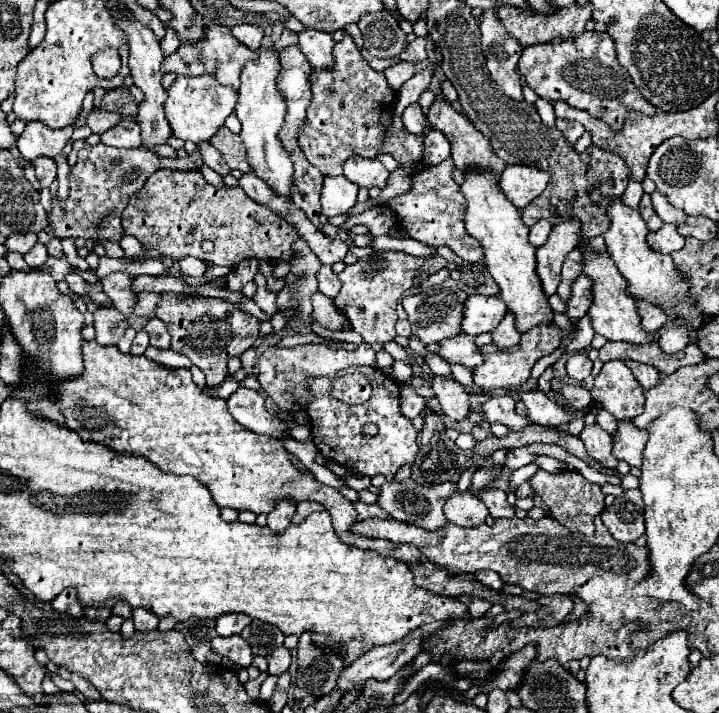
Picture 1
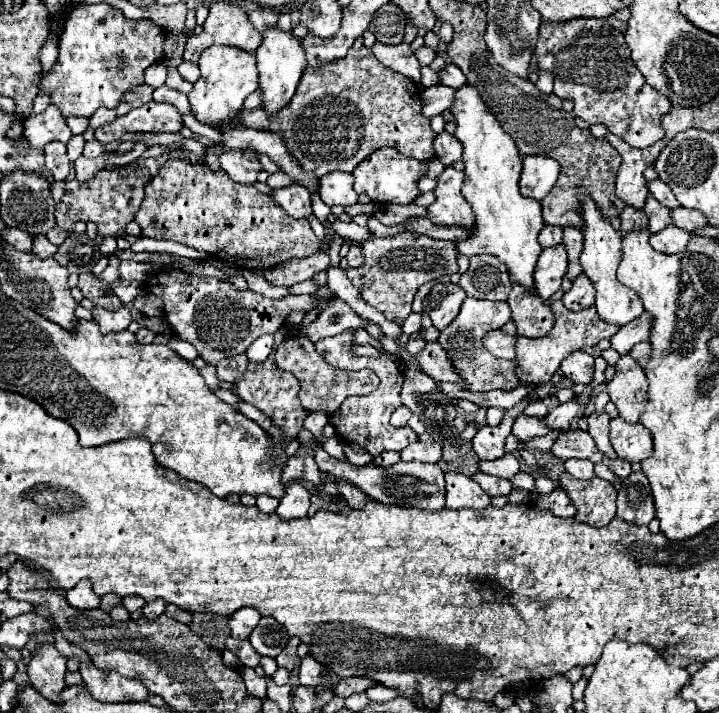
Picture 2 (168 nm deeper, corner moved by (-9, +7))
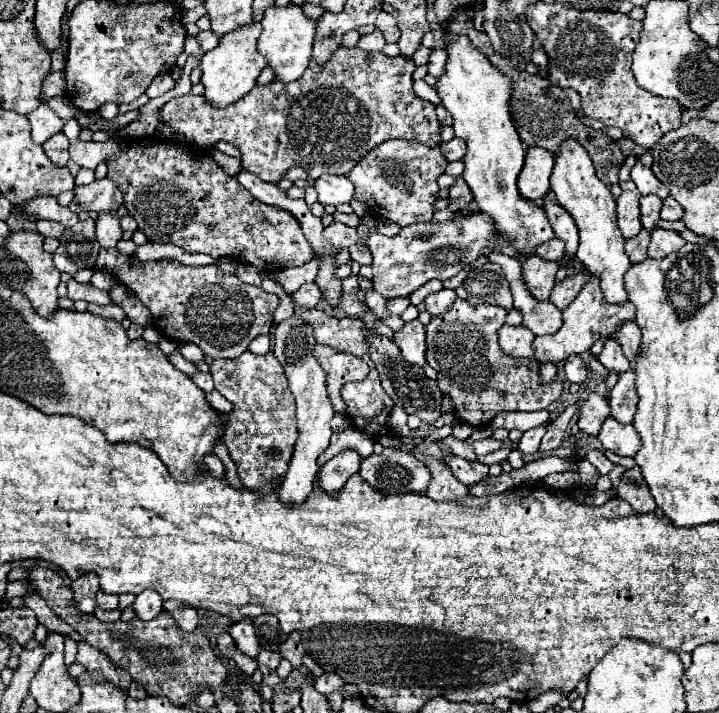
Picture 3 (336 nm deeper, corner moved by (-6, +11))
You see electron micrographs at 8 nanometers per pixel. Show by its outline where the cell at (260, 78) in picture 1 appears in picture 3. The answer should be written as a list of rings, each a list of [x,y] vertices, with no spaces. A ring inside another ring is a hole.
[[[288,4],[288,6],[268,6],[262,18],[262,34],[258,40],[258,50],[262,56],[266,56],[268,66],[274,68],[274,74],[282,82],[298,80],[298,76],[306,70],[308,60],[312,56],[312,44],[316,34],[316,24],[304,16],[302,6]]]

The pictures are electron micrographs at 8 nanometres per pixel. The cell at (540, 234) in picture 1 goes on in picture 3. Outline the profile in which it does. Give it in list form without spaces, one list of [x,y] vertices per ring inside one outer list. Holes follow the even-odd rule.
[[[548,240],[536,248],[536,256],[548,262],[562,262],[564,260],[564,240]]]

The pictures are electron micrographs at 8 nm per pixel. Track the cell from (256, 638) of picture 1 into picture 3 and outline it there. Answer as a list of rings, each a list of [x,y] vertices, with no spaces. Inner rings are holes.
[[[262,614],[258,618],[252,620],[254,628],[256,628],[256,636],[260,640],[260,646],[264,650],[270,650],[270,652],[276,652],[284,640],[288,638],[286,632],[282,632],[276,616],[270,616],[270,614]]]

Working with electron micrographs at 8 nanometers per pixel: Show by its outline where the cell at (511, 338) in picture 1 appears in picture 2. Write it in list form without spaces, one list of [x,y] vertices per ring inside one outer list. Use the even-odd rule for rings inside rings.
[[[513,282],[513,288],[507,298],[511,312],[513,312],[513,322],[517,326],[519,336],[527,338],[541,338],[545,336],[551,326],[553,326],[553,314],[549,306],[535,294],[527,294],[523,286]]]

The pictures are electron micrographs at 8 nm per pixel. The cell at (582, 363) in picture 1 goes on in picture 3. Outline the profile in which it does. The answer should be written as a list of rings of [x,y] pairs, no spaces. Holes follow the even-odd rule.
[[[570,356],[566,362],[564,362],[564,372],[566,372],[566,378],[574,384],[582,384],[586,378],[588,378],[588,364],[580,358],[580,356]]]

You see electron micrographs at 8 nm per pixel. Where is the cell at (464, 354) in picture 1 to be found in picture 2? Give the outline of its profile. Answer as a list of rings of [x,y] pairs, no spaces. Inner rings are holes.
[[[501,330],[487,332],[487,336],[483,336],[483,348],[487,348],[497,358],[513,360],[515,358],[515,336],[503,334]]]

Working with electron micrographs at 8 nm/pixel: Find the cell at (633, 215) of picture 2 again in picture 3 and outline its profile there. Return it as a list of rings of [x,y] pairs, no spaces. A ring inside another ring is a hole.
[[[640,230],[640,234],[632,240],[626,240],[626,254],[630,258],[632,264],[644,262],[644,258],[648,258],[648,244],[650,244],[650,232],[648,230]]]

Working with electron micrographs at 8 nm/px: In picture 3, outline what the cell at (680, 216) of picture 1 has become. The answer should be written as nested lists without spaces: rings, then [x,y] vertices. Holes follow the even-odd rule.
[[[640,160],[632,168],[632,180],[634,180],[634,184],[638,186],[638,190],[642,194],[656,194],[660,198],[666,198],[668,196],[668,188]]]

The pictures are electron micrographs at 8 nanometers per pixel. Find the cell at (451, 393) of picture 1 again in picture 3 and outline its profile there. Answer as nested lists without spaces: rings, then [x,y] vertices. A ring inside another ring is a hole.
[[[420,320],[406,322],[402,330],[394,332],[392,342],[402,350],[404,360],[408,360],[410,364],[416,364],[416,366],[426,364],[426,332]]]

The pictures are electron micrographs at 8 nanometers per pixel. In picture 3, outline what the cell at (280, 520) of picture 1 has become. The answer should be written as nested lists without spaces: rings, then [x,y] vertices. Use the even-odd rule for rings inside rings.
[[[290,316],[276,324],[274,328],[274,356],[284,368],[284,374],[288,378],[288,386],[296,398],[296,416],[298,416],[298,440],[294,446],[294,456],[290,460],[290,468],[286,472],[286,478],[278,490],[280,500],[284,504],[300,504],[306,500],[308,492],[314,488],[314,478],[318,472],[318,456],[328,448],[332,430],[330,430],[330,420],[334,418],[334,408],[328,400],[326,392],[326,376],[324,370],[320,368],[318,360],[312,356],[316,346],[316,338],[312,336],[312,326],[304,322],[300,316]]]

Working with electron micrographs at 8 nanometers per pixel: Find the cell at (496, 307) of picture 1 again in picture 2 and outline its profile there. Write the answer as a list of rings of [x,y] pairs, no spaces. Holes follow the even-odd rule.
[[[469,296],[469,298],[465,298],[465,302],[461,306],[459,316],[445,330],[441,330],[439,344],[449,354],[455,368],[461,372],[461,376],[467,380],[471,392],[487,392],[491,388],[513,390],[515,386],[519,386],[519,380],[515,378],[513,360],[499,360],[481,346],[481,338],[485,332],[499,330],[509,320],[511,320],[511,310],[509,310],[507,302],[489,302],[489,300],[477,300],[477,298]]]

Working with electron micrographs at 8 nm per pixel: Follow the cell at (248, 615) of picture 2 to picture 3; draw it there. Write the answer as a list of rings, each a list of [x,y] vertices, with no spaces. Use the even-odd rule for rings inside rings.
[[[242,620],[242,622],[234,624],[230,628],[230,636],[234,638],[234,642],[236,642],[236,646],[238,646],[240,652],[244,652],[246,656],[252,656],[252,658],[258,656],[260,644],[258,644],[258,638],[254,634],[252,620]]]

